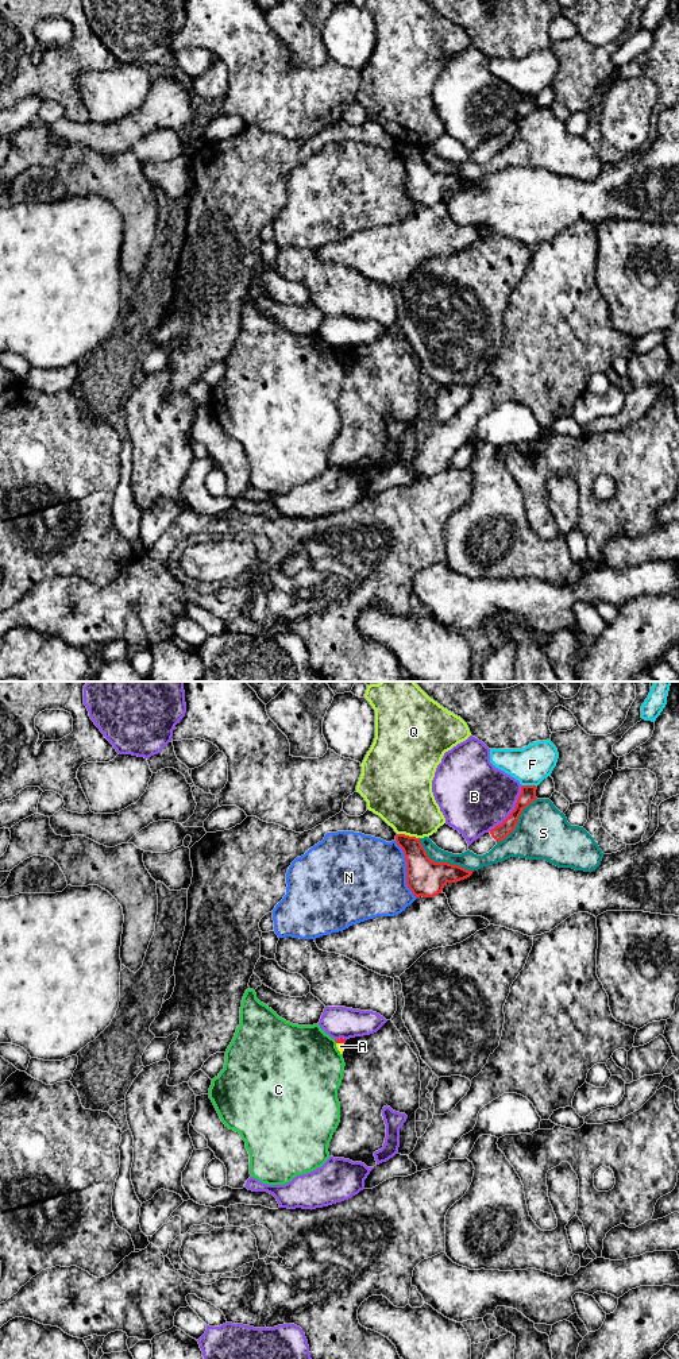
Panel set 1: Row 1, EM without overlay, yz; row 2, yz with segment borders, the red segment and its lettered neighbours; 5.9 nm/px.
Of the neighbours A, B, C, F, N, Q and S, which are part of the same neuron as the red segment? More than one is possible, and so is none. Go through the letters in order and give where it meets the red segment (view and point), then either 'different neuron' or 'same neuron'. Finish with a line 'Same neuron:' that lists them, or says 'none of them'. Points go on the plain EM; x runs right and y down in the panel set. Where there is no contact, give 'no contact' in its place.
A: contact yz (340, 351); different neuron
B: contact yz (513, 119); different neuron
C: contact yz (335, 348); different neuron
F: contact yz (529, 95); different neuron
N: contact yz (406, 178); different neuron
Q: contact yz (408, 145); different neuron
S: contact yz (442, 172); different neuron
Same neuron: none of them

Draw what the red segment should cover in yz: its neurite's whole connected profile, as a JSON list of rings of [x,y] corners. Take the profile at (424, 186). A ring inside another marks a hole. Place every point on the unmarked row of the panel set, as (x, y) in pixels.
[[[397,143],[396,151],[405,165],[406,194],[416,206],[433,206],[441,202],[447,192],[458,192],[474,181],[448,171],[435,171],[428,166],[420,147]]]

